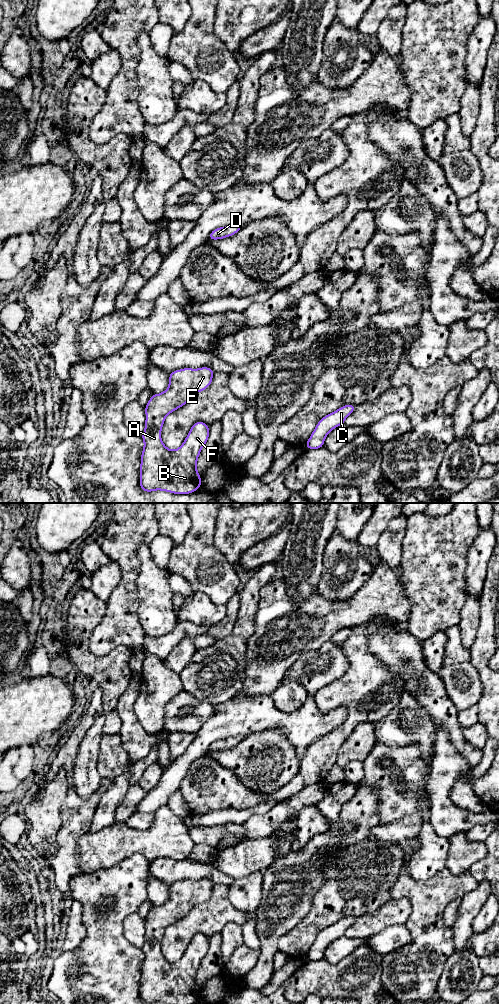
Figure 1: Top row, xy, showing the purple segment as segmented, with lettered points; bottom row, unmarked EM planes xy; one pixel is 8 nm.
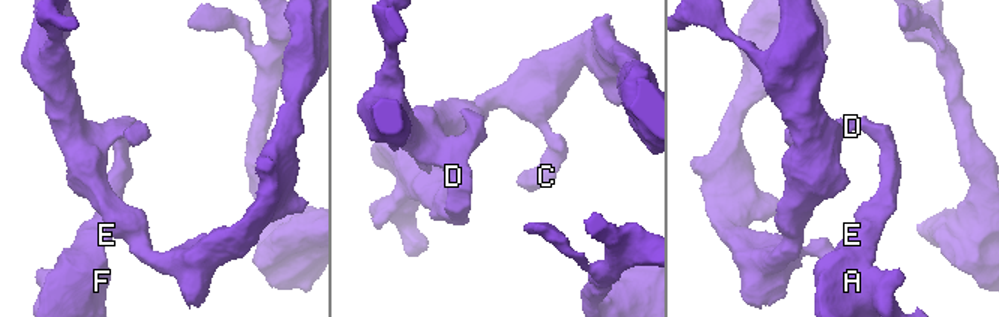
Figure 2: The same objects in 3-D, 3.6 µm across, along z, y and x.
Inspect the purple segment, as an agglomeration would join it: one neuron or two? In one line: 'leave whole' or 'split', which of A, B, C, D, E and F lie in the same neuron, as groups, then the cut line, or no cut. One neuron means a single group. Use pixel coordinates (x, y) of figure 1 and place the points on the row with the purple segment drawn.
leave whole; A B C D E F; no cut

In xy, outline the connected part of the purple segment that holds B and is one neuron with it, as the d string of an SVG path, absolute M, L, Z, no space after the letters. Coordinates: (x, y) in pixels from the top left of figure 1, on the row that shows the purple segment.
M208 367L183 368L170 373L169 386L160 394L153 394L145 406L145 430L141 435L144 448L141 454L140 487L145 492L156 490L173 494L190 494L201 487L201 476L197 473L197 459L209 438L209 426L198 421L191 427L183 444L176 450L168 449L161 440L161 429L171 412L185 405L197 392L204 391L212 383L214 371Z

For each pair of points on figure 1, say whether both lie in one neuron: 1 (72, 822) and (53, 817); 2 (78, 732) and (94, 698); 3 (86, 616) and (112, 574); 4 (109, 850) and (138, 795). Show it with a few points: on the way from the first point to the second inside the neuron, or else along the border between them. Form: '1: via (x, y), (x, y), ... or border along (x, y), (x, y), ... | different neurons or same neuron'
1: border along (66, 796), (61, 807), (61, 825), (55, 842) | different neurons
2: via (85, 724), (94, 711), (94, 706) | same neuron
3: border along (90, 589), (98, 598), (105, 602) | different neurons
4: border along (115, 822), (124, 823) | different neurons

